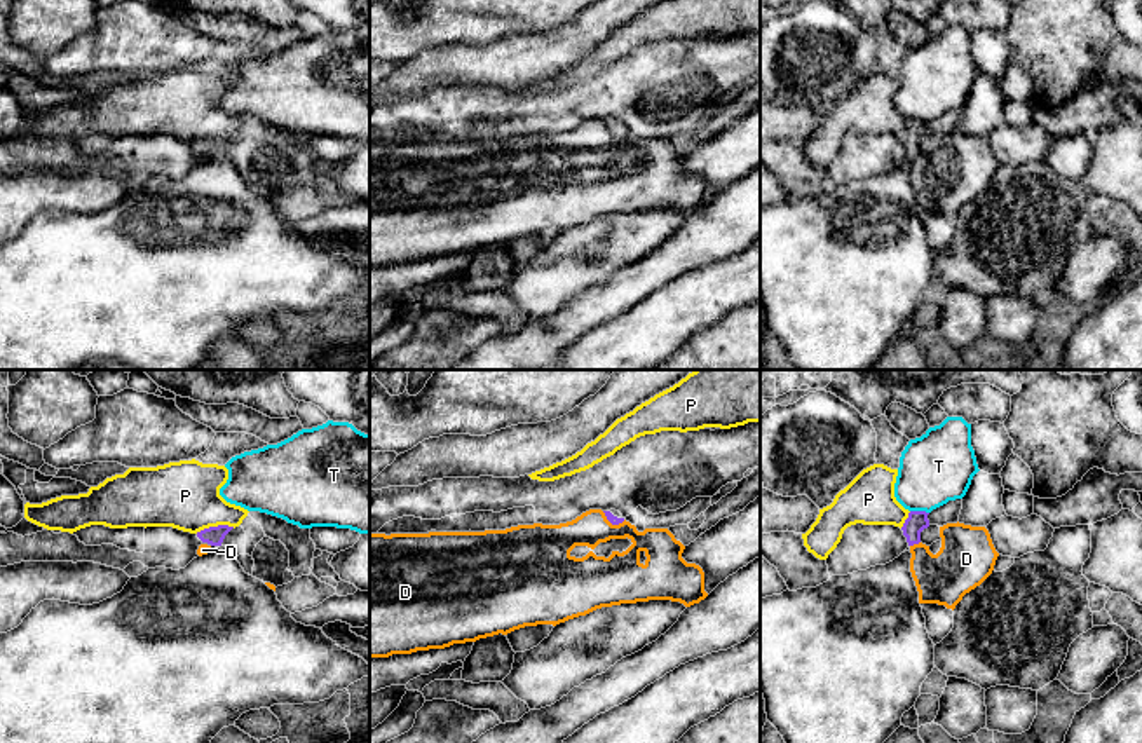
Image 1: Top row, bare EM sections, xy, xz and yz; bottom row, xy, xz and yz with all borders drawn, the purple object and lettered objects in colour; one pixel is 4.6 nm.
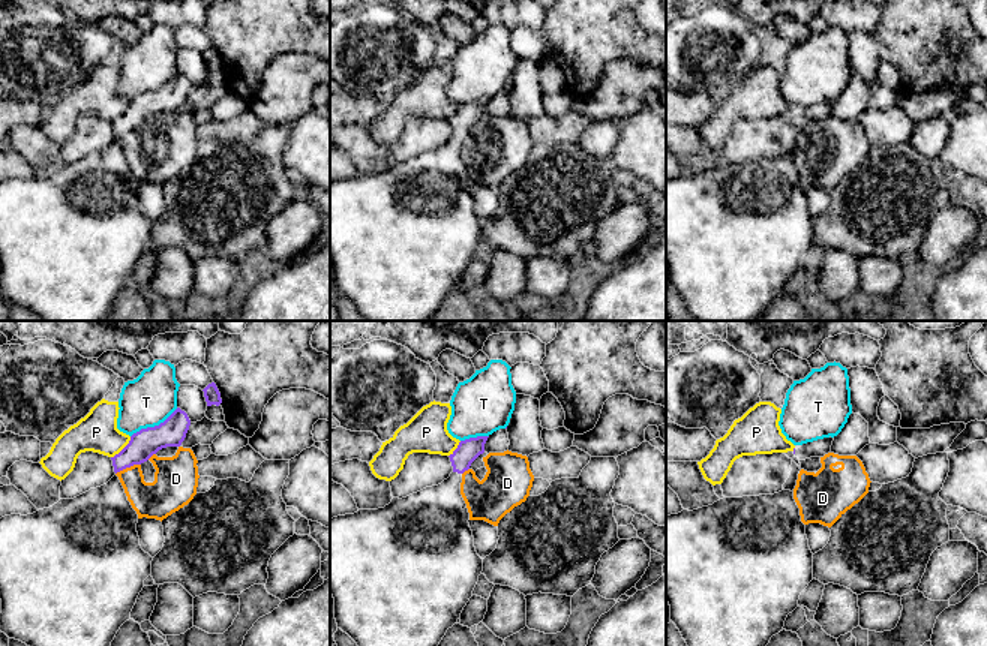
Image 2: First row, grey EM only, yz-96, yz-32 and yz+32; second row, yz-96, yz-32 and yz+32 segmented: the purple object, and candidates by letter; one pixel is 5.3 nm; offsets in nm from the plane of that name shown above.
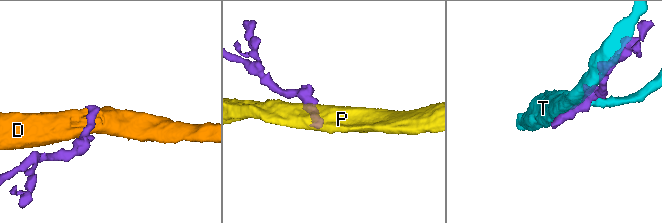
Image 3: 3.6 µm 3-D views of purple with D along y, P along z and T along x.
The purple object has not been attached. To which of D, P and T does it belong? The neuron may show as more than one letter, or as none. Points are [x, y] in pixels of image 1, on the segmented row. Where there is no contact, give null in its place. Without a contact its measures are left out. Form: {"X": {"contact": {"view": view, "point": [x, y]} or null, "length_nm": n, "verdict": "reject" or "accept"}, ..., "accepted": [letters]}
{"D": {"contact": {"view": "yz", "point": [914, 543]}, "length_nm": 50, "verdict": "reject"}, "P": {"contact": {"view": "xy", "point": [215, 527]}, "length_nm": 190, "verdict": "reject"}, "T": {"contact": {"view": "yz", "point": [919, 511]}, "length_nm": 90, "verdict": "reject"}, "accepted": []}

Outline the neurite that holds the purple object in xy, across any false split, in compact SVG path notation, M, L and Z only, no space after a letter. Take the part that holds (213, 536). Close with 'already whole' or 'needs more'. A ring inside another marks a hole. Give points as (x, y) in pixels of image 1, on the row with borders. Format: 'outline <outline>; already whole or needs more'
outline M218 525L218 527L209 527L201 532L197 532L197 537L202 542L207 542L211 546L221 546L225 535L232 530L234 527L228 525Z; already whole

